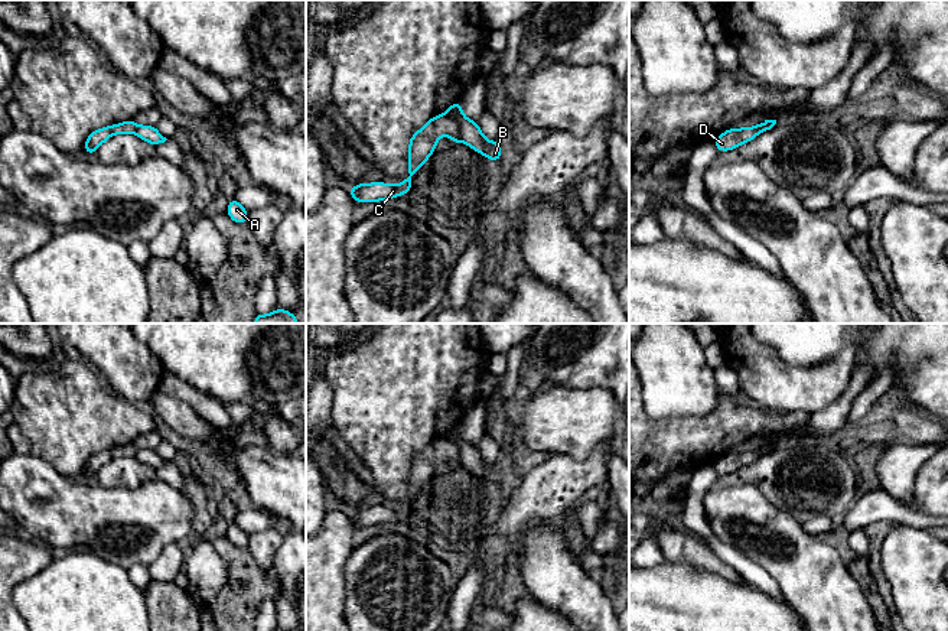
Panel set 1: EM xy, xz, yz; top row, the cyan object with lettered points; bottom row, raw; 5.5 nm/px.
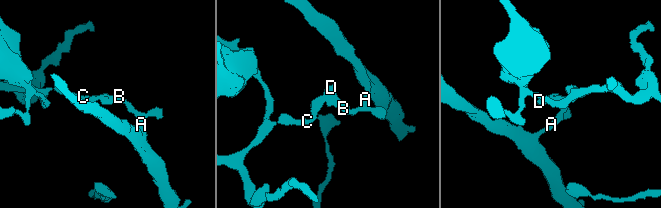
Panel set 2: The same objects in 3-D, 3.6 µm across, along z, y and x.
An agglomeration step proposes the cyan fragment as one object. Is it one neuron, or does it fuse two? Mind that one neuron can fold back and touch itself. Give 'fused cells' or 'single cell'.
fused cells

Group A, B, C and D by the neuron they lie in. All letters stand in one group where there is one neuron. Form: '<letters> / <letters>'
A B D / C

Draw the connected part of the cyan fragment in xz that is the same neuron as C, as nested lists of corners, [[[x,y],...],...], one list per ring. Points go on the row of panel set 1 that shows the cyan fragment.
[[[446,114],[430,118],[408,142],[408,178],[397,186],[384,182],[352,185],[349,191],[351,198],[355,202],[378,202],[410,192],[413,189],[411,178],[420,170],[420,166],[429,160],[442,134],[449,134],[453,144],[462,142],[456,120]]]

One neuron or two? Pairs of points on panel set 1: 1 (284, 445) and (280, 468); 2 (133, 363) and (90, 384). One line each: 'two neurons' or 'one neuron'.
1: two neurons
2: two neurons

